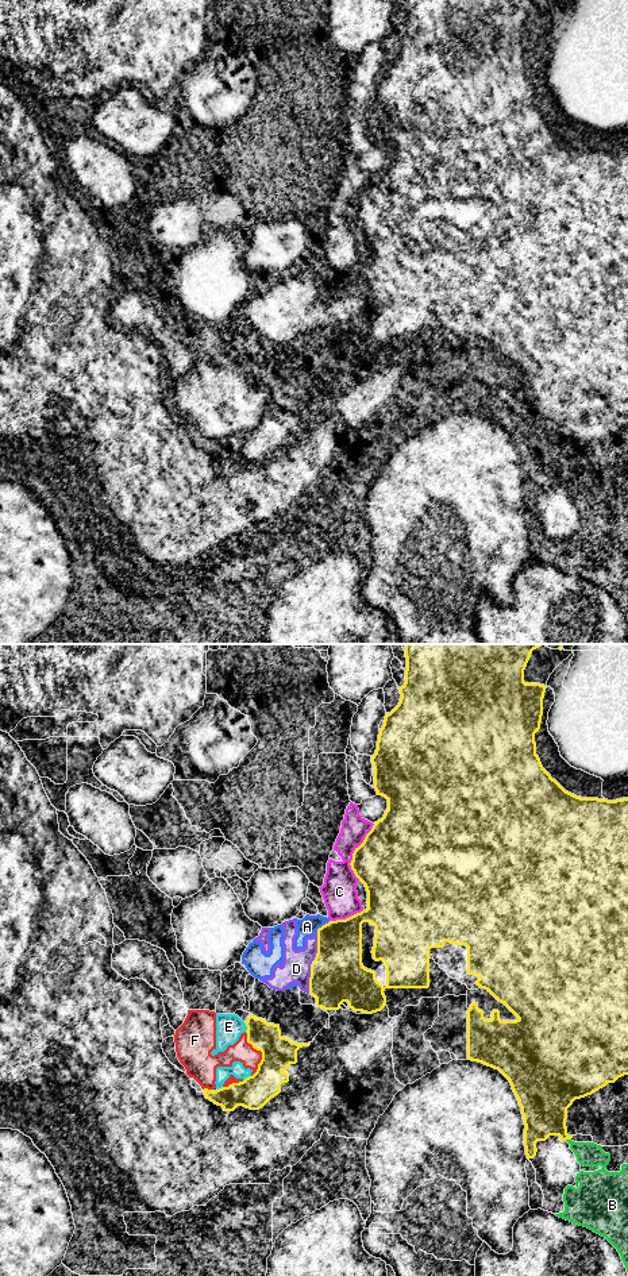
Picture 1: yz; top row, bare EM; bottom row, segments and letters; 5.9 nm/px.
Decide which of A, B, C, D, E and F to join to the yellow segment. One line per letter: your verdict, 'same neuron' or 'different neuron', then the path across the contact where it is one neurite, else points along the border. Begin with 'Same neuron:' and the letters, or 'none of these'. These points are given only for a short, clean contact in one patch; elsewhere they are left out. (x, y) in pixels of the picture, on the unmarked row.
Same neuron: none of these
A: different neuron
B: different neuron
C: different neuron
D: different neuron
E: different neuron
F: different neuron

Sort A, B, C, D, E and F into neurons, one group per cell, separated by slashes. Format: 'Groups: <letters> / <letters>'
Groups: A D / B / C / E F

